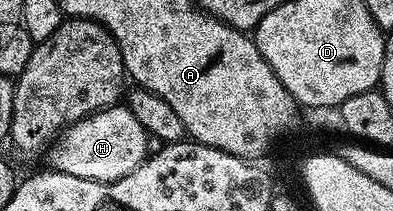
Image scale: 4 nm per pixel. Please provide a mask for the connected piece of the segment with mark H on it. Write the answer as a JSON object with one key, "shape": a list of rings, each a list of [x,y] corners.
{"shape":[[[127,106],[102,108],[67,128],[48,149],[49,167],[55,172],[72,174],[96,182],[116,182],[146,161],[152,148],[147,130]]]}

